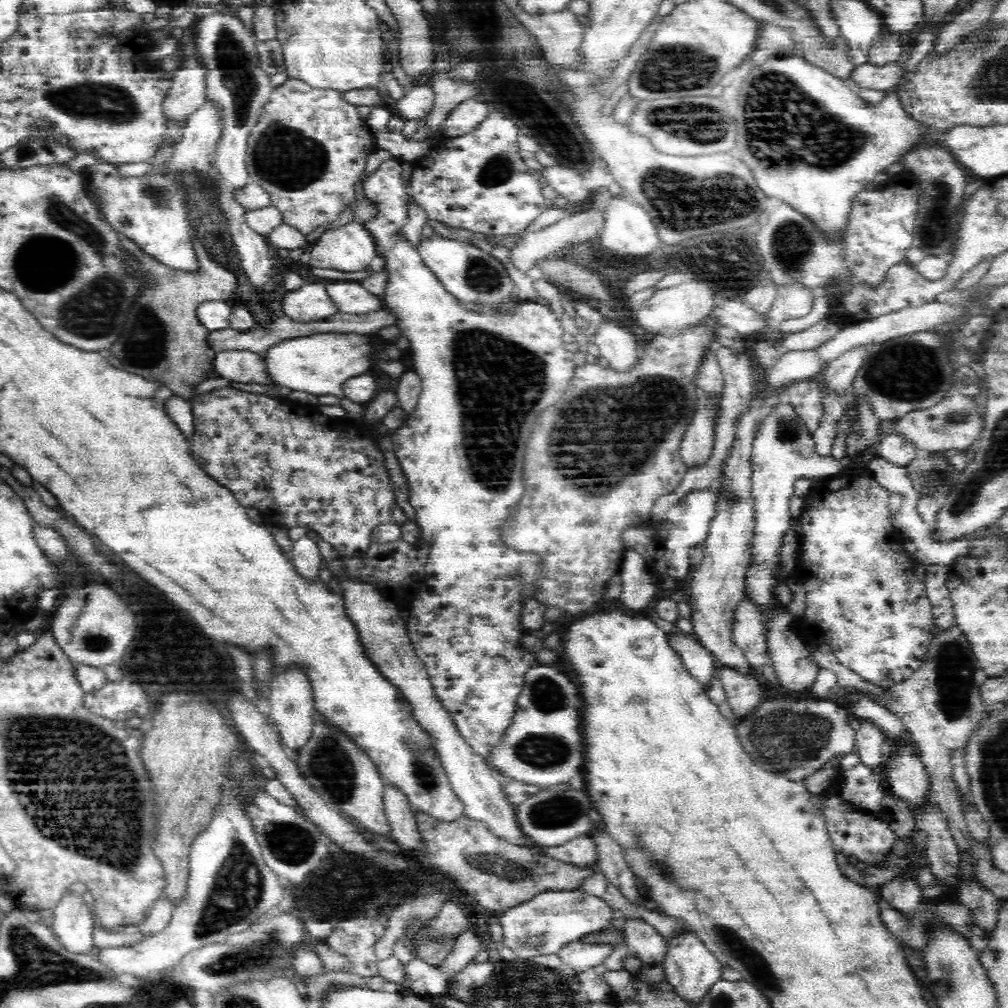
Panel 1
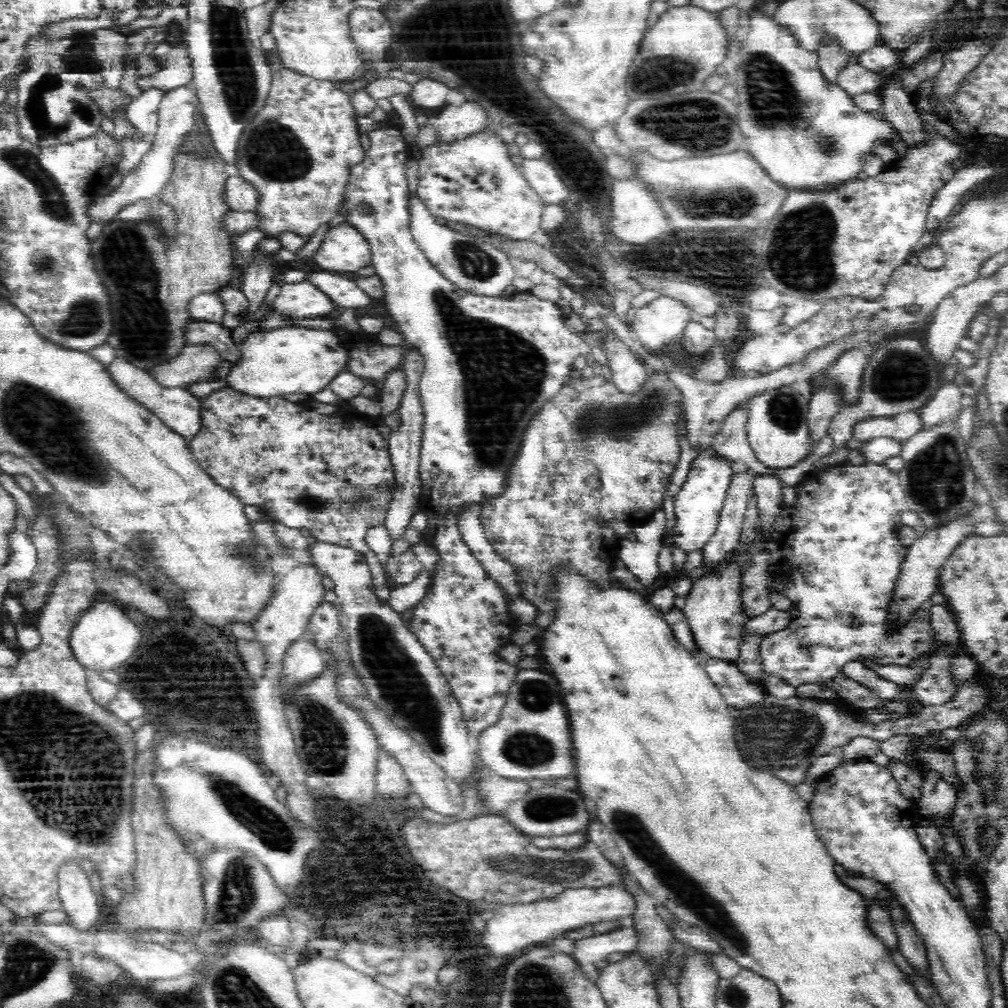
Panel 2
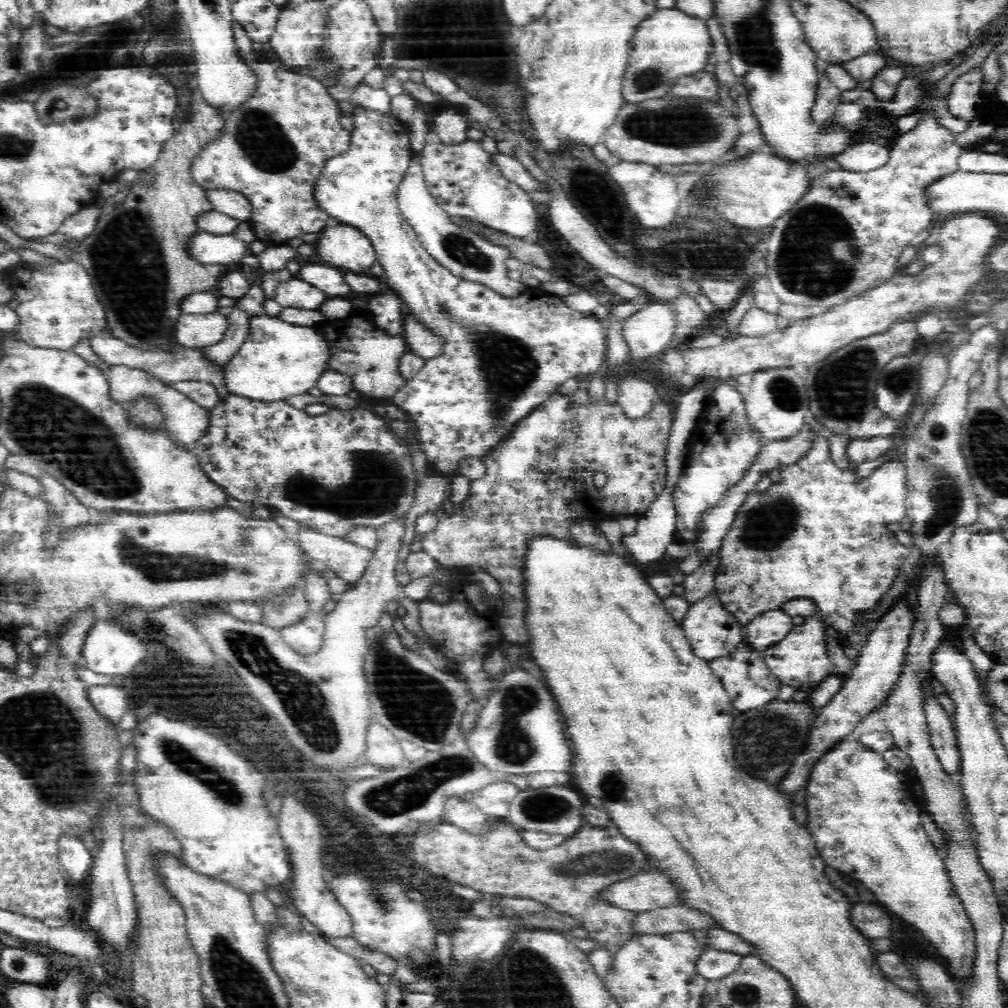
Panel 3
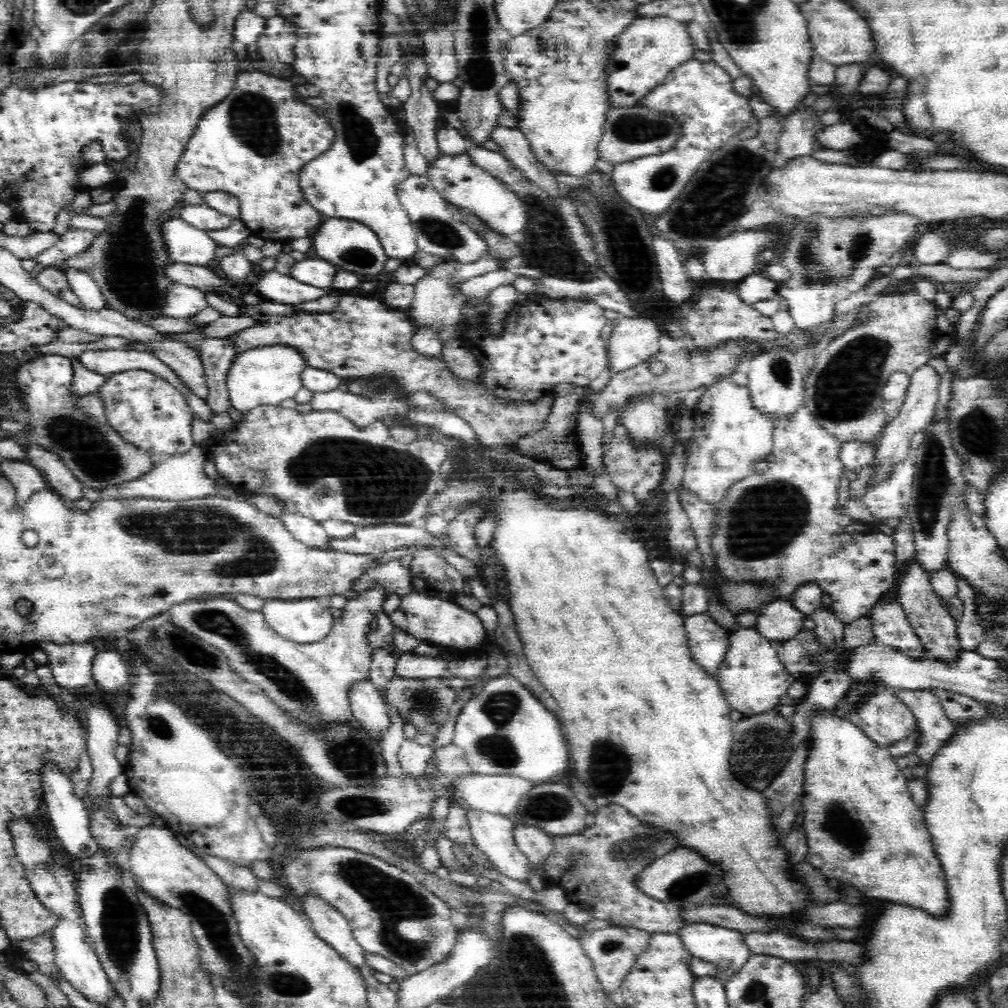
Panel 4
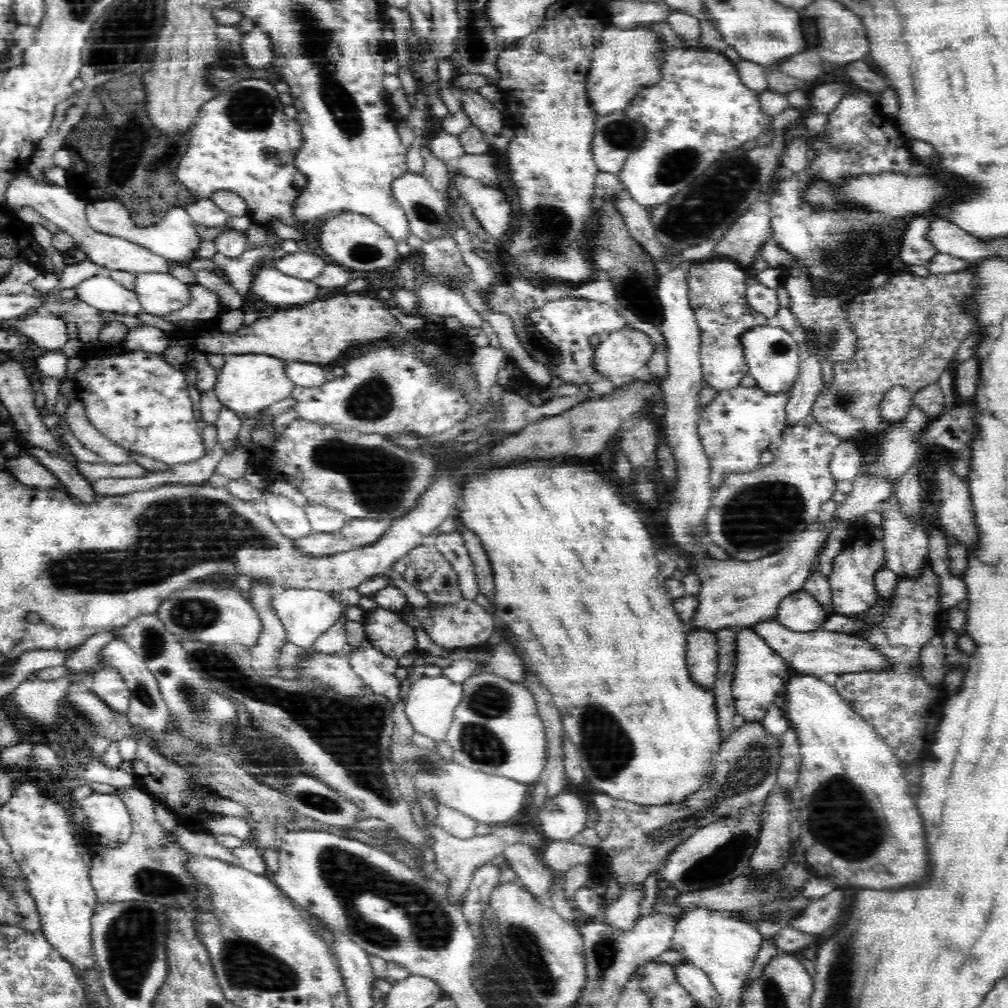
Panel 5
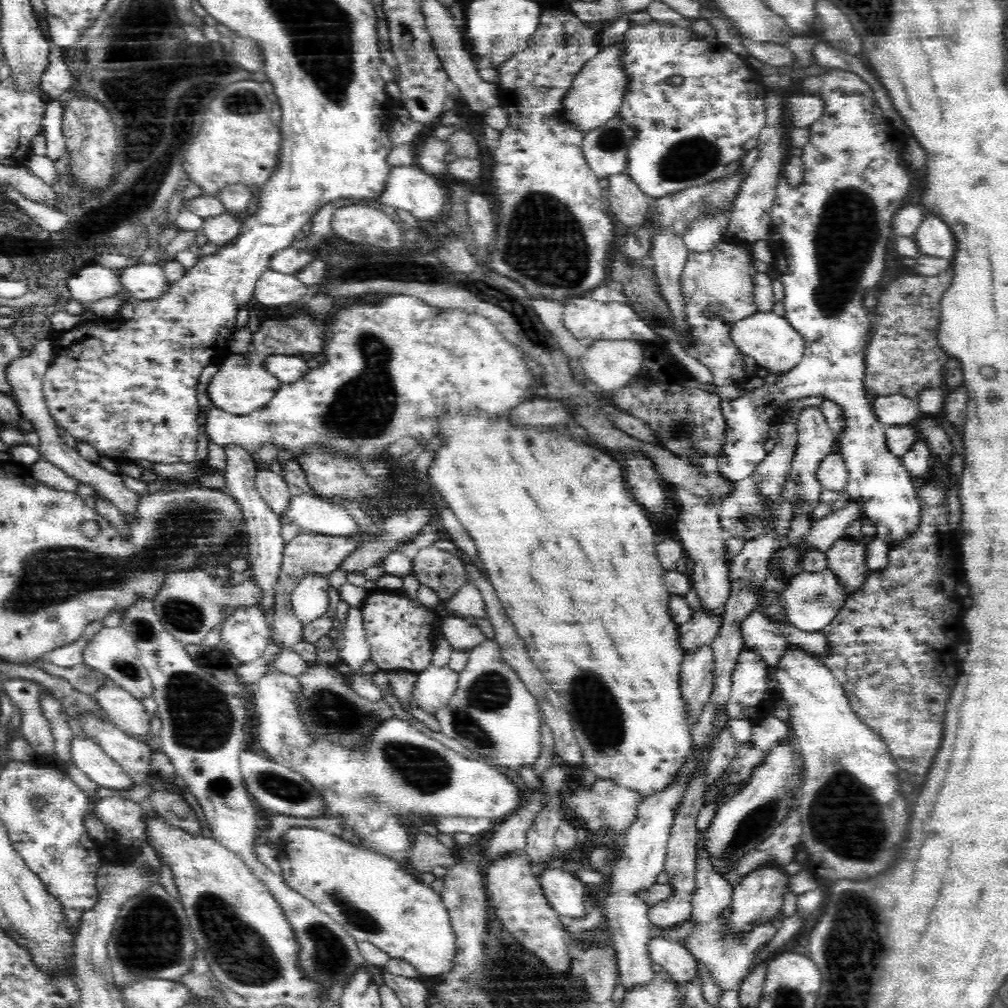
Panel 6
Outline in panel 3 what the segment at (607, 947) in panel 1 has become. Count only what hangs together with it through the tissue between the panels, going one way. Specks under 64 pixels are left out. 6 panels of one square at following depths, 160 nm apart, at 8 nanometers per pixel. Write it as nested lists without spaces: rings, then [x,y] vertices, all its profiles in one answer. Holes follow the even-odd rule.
[[[670,906],[638,914],[632,922],[634,936],[717,928],[712,920],[686,907]]]

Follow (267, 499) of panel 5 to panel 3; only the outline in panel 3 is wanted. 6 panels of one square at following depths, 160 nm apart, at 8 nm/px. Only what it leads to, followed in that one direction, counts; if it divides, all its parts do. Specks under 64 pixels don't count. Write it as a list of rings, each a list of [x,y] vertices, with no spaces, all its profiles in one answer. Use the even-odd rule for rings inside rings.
[[[306,526],[296,540],[310,560],[337,573],[347,588],[354,588],[362,580],[374,554],[374,549],[358,546],[342,537],[329,537]]]

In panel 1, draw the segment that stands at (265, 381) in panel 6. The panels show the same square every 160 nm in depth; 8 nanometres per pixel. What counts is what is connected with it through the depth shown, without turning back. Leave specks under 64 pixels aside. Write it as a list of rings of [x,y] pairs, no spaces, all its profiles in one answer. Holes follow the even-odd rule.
[[[356,333],[311,334],[280,341],[263,355],[267,376],[277,386],[317,396],[330,394],[341,399],[345,397],[342,390],[344,382],[366,372],[372,364],[372,336]]]

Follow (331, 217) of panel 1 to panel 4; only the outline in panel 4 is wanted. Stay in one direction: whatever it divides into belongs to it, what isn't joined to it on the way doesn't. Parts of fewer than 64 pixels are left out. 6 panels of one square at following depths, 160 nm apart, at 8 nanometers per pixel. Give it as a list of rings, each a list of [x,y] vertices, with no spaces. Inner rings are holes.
[[[242,70],[236,76],[230,95],[214,106],[198,122],[187,149],[180,157],[176,176],[188,188],[202,193],[224,191],[240,199],[241,220],[258,238],[265,241],[286,242],[308,236],[312,228],[319,227],[326,218],[305,197],[299,185],[299,174],[312,159],[327,151],[334,144],[336,130],[326,118],[316,114],[316,108],[298,100],[294,84],[262,72]]]

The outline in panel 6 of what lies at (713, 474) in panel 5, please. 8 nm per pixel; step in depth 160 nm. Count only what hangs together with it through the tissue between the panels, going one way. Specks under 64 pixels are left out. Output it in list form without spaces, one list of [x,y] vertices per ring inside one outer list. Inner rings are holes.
[[[826,68],[823,74],[818,76],[808,76],[803,79],[799,79],[798,86],[803,93],[820,93],[824,99],[826,99],[826,106],[824,108],[824,114],[816,121],[814,124],[809,126],[810,129],[810,140],[802,148],[801,159],[805,168],[804,178],[797,185],[792,185],[792,183],[787,181],[787,178],[780,172],[780,178],[776,184],[776,198],[775,202],[771,208],[771,217],[773,225],[776,226],[778,234],[782,236],[782,240],[774,242],[774,262],[773,266],[775,270],[779,273],[777,277],[784,285],[785,298],[781,301],[784,304],[786,314],[784,317],[788,320],[790,326],[797,331],[800,336],[804,339],[805,350],[802,360],[800,360],[799,365],[794,369],[790,370],[788,373],[782,374],[782,376],[777,376],[777,374],[770,374],[768,377],[764,378],[763,386],[760,388],[746,390],[746,392],[734,399],[721,400],[720,406],[722,411],[722,416],[725,419],[726,430],[725,438],[722,442],[722,454],[718,458],[718,471],[720,475],[724,475],[726,479],[730,479],[732,482],[741,483],[741,481],[750,476],[757,464],[760,464],[764,457],[767,455],[764,449],[764,443],[768,440],[769,430],[772,423],[779,423],[780,420],[786,415],[786,410],[790,402],[795,401],[797,398],[804,398],[807,396],[824,396],[828,400],[838,403],[843,410],[844,418],[847,419],[847,428],[844,429],[842,433],[842,438],[839,439],[840,446],[836,452],[842,456],[844,464],[848,469],[848,480],[844,490],[846,491],[846,496],[849,500],[859,500],[859,505],[861,506],[863,517],[868,518],[872,524],[876,525],[877,534],[881,540],[884,540],[885,544],[888,544],[889,548],[896,548],[898,544],[902,544],[904,540],[912,536],[920,522],[922,522],[922,510],[921,499],[918,498],[918,484],[914,482],[914,478],[910,477],[908,469],[904,467],[902,463],[902,458],[892,454],[888,448],[885,433],[885,426],[883,426],[879,421],[877,421],[876,413],[873,412],[873,405],[868,401],[868,397],[865,396],[863,384],[861,384],[861,378],[864,375],[864,350],[867,346],[867,338],[869,332],[869,317],[865,313],[864,306],[864,295],[868,293],[870,288],[874,288],[882,274],[884,274],[884,260],[886,260],[886,250],[888,250],[888,241],[891,234],[890,222],[891,216],[904,205],[904,198],[910,190],[910,172],[908,172],[908,166],[904,166],[904,161],[898,154],[900,150],[896,148],[896,144],[890,144],[890,134],[888,134],[888,124],[882,116],[882,110],[876,106],[876,100],[874,100],[874,92],[872,88],[866,84],[865,80],[862,80],[858,73],[850,72],[846,70],[840,70],[836,68]]]

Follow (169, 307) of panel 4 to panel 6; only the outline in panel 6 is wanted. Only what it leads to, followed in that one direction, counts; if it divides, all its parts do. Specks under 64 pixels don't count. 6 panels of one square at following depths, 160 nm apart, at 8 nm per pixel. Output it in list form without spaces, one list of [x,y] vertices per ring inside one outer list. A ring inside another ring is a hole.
[[[162,262],[138,263],[134,266],[118,269],[116,272],[119,272],[122,287],[138,301],[156,300],[170,287],[164,271],[162,271]]]

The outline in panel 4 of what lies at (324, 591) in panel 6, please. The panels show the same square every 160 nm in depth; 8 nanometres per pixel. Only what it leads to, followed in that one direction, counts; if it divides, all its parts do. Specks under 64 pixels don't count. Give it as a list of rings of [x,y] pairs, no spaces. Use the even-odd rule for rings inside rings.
[[[322,598],[272,599],[265,601],[261,611],[280,636],[299,644],[326,638],[333,626],[334,616]]]

